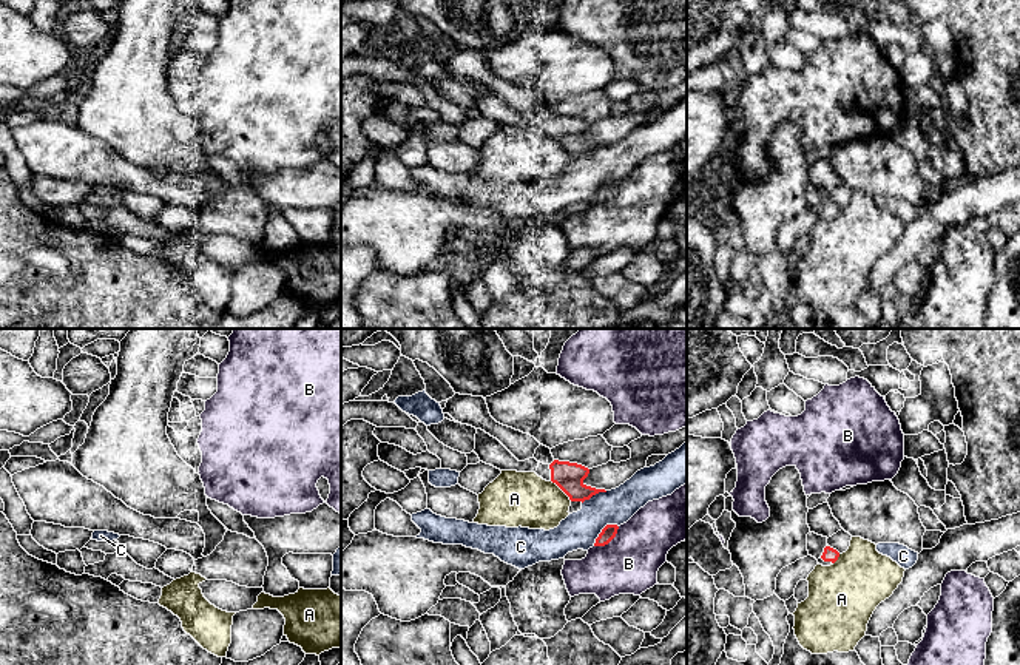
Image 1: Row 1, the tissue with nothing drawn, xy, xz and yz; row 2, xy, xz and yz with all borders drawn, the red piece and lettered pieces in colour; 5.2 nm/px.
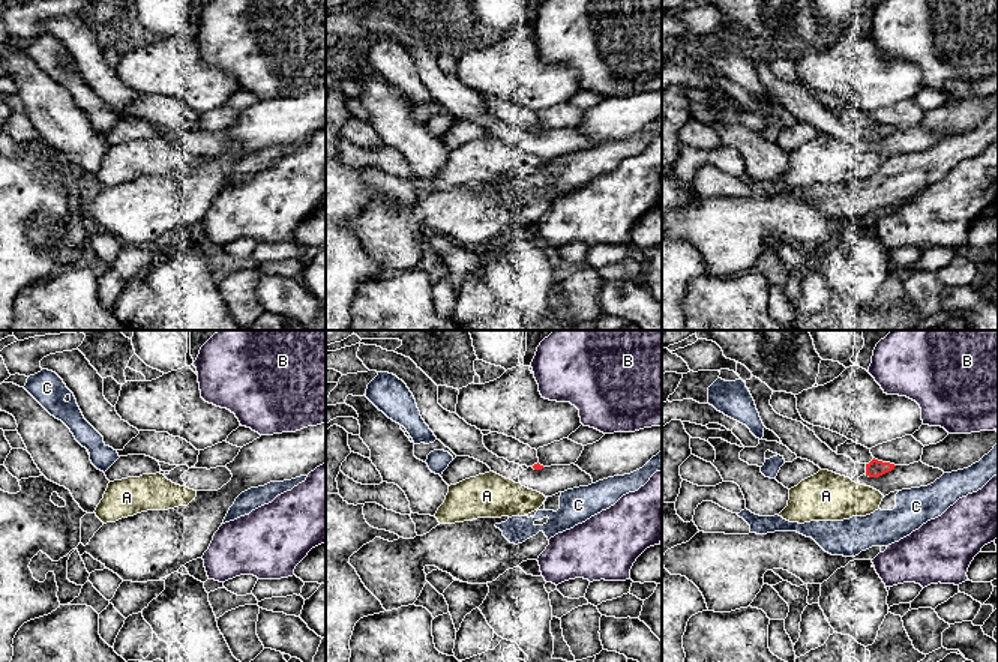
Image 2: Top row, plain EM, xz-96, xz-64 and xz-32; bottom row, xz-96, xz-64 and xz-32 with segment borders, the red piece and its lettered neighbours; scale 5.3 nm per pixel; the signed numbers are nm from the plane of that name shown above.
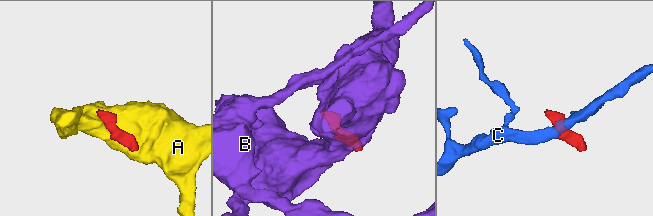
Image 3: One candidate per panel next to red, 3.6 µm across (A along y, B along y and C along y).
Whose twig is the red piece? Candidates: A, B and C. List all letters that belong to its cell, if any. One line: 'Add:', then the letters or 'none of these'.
Add: none of these

